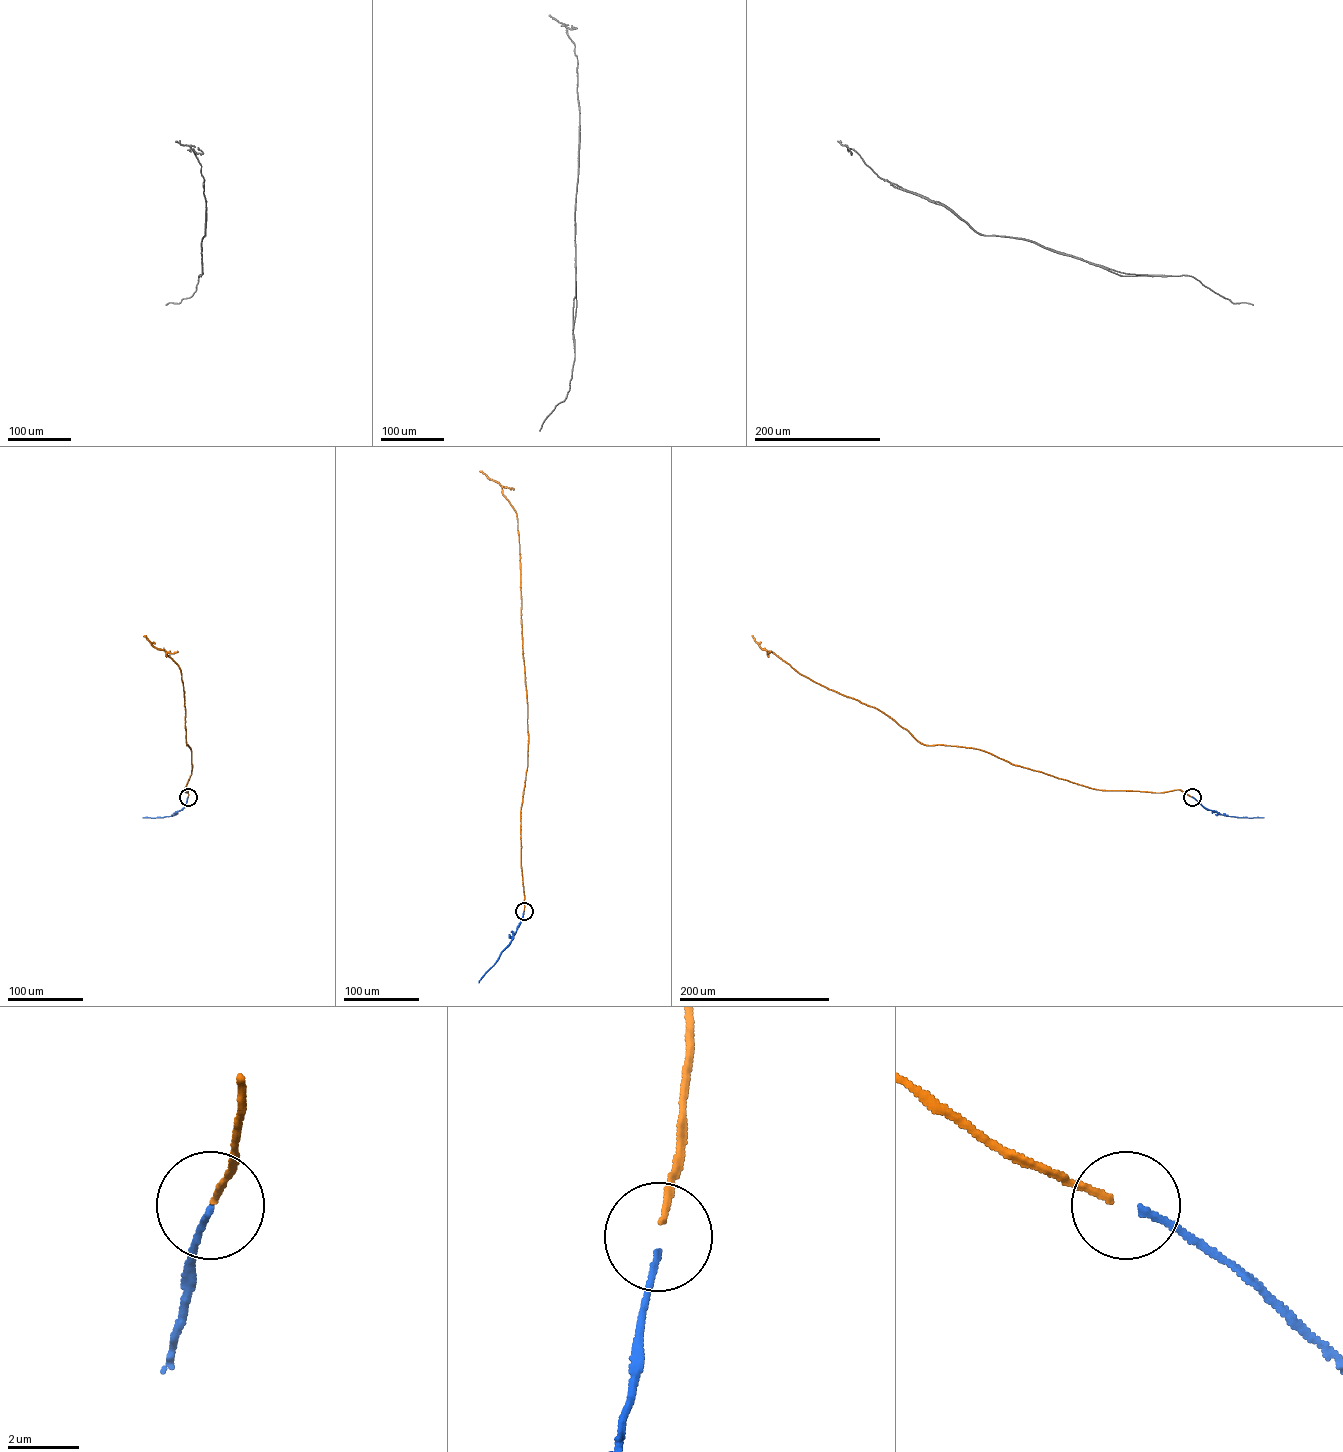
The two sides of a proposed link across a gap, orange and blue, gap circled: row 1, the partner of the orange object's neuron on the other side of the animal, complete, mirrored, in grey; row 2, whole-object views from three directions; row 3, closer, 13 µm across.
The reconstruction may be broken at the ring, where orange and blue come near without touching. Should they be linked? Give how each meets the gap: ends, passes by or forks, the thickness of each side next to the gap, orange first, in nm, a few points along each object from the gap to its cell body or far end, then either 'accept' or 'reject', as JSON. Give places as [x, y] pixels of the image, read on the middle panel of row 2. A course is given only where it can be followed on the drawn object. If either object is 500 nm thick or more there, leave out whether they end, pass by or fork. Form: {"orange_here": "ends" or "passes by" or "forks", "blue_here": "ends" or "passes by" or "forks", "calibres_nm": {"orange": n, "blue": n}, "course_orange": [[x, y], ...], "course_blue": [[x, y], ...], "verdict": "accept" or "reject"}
{"orange_here": "ends", "blue_here": "ends", "calibres_nm": {"orange": 170, "blue": 170}, "course_orange": [[524, 911], [520, 811], [528, 736], [517, 519], [502, 494], [502, 486], [479, 471]], "course_blue": [[524, 911], [510, 943], [479, 982]], "verdict": "accept"}

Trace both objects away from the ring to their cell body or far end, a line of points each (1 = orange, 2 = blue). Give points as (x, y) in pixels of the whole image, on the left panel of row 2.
1: (188, 797), (188, 789), (186, 792), (184, 788), (192, 766), (186, 745), (181, 670), (166, 651), (143, 636)
2: (188, 797), (184, 807), (176, 814), (143, 817)

